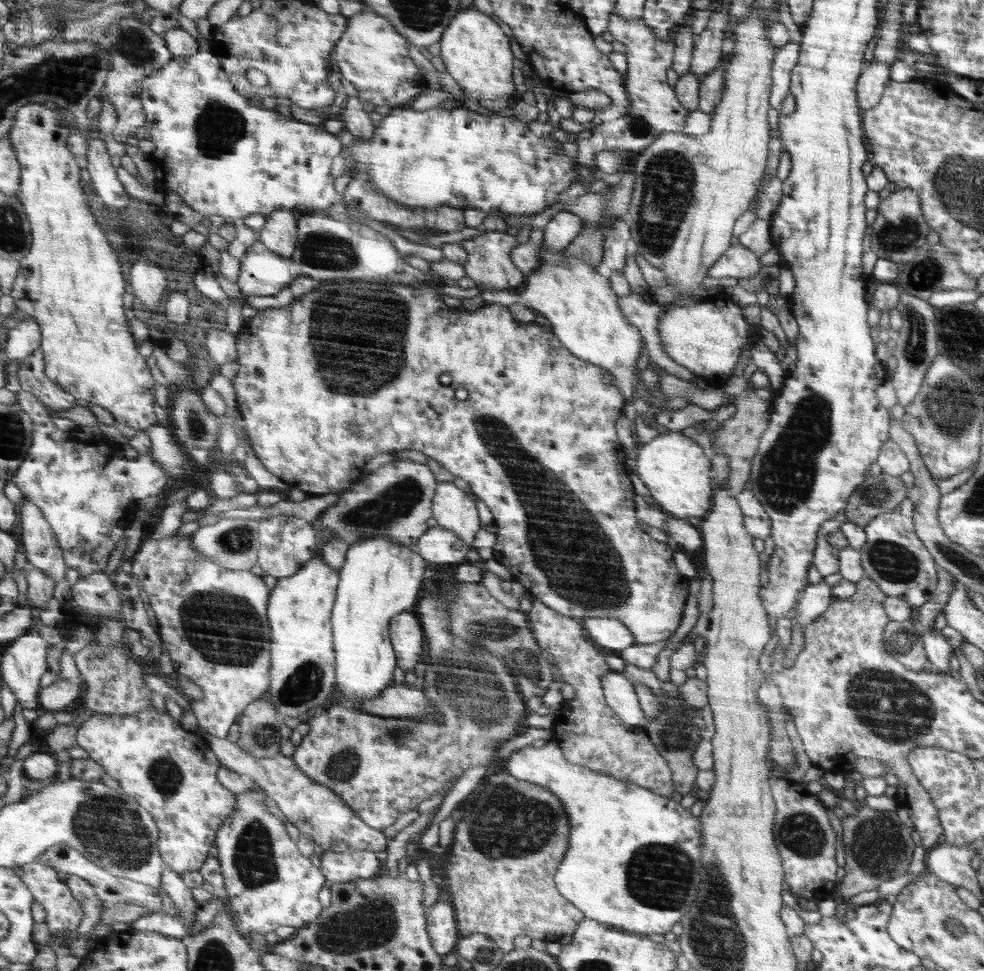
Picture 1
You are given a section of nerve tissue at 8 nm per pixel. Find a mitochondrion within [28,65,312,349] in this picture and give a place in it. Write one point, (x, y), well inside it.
(219, 128)

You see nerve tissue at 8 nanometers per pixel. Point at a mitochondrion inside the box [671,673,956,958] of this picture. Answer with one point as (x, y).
(877, 845)

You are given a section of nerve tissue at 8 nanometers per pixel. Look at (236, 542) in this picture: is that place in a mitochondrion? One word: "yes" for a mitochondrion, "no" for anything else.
yes

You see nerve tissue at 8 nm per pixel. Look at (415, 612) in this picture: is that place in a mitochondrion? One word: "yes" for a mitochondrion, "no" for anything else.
no

